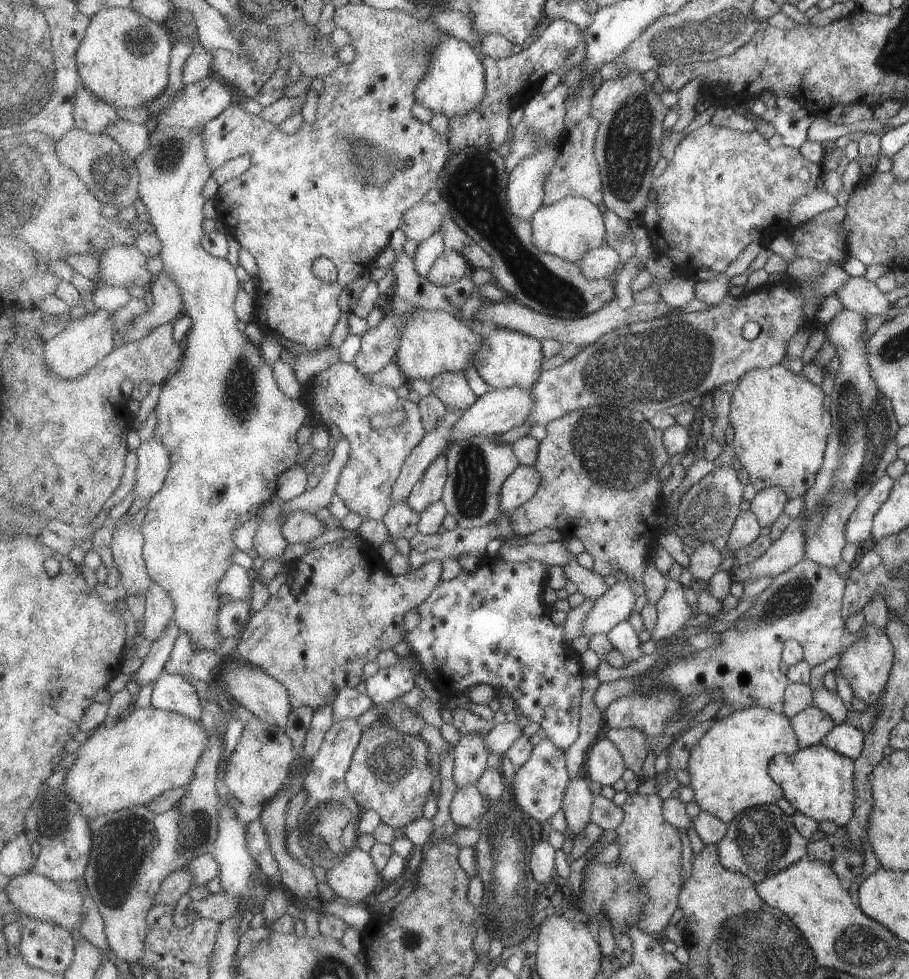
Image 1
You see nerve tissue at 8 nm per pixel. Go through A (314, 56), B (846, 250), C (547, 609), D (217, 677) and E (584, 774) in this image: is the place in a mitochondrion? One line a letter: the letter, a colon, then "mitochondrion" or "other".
A: mitochondrion
B: other
C: other
D: other
E: other

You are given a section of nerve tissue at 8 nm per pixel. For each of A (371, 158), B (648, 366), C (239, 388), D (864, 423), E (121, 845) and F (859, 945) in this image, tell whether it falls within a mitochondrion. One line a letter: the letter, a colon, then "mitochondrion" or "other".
A: mitochondrion
B: mitochondrion
C: mitochondrion
D: mitochondrion
E: mitochondrion
F: mitochondrion

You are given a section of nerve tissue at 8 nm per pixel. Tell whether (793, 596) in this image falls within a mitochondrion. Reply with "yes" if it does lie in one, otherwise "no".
yes

